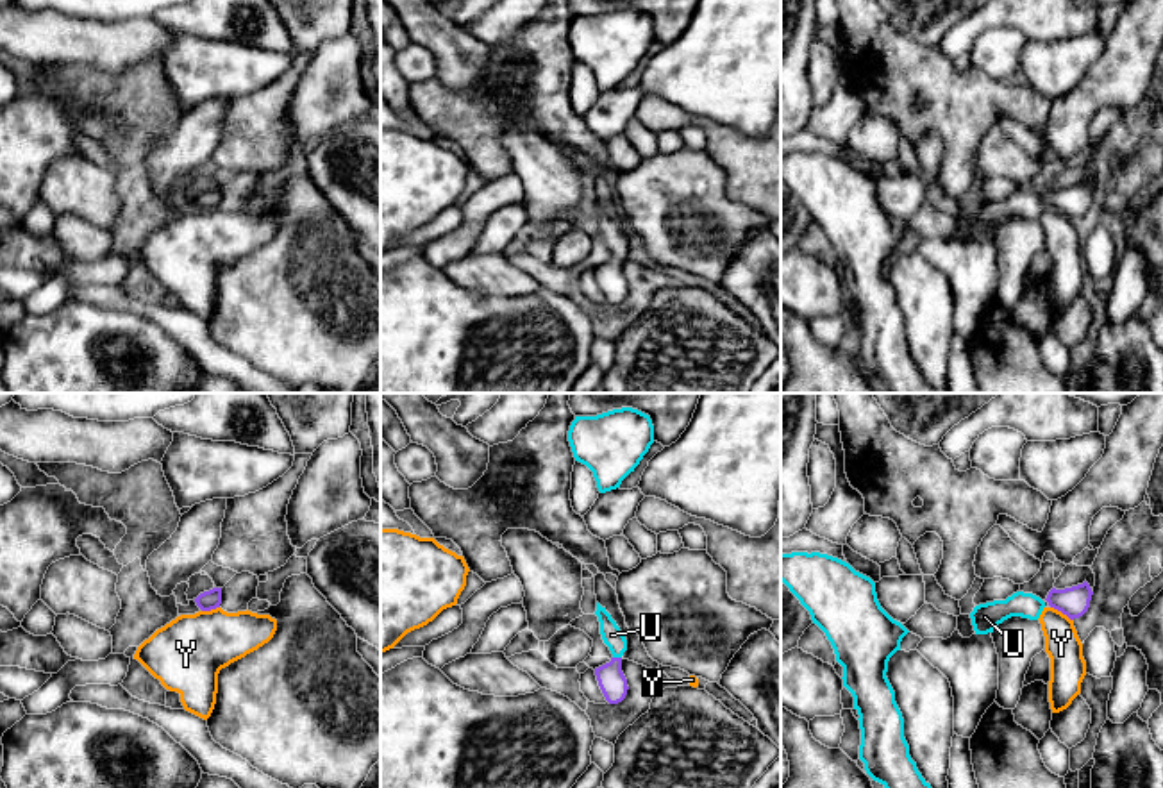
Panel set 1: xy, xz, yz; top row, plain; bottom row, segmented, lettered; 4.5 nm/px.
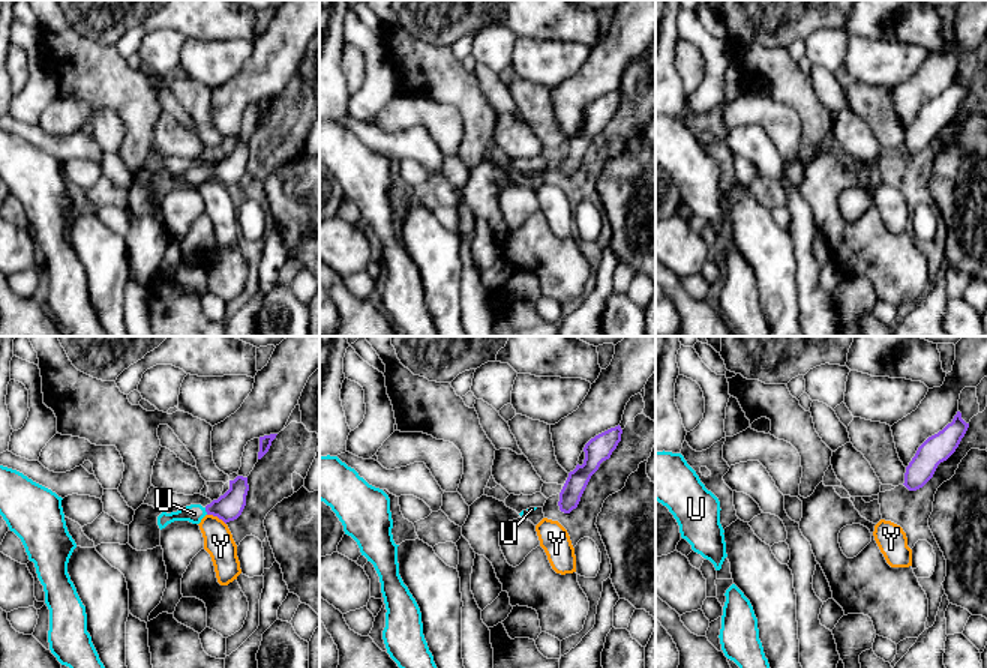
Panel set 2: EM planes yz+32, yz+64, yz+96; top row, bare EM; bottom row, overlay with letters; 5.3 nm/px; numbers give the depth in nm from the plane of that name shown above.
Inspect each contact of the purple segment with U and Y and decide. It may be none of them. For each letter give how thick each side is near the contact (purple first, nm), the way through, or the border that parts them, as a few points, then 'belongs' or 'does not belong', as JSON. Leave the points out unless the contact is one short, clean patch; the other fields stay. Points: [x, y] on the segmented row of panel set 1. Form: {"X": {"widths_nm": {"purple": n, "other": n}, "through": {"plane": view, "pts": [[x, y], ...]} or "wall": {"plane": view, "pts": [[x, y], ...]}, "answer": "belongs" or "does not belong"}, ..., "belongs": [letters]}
{"U": {"widths_nm": {"purple": 120, "other": 90}, "through": {"plane": "xz", "pts": [[610, 676], [617, 658], [617, 642], [611, 635]]}, "answer": "belongs"}, "Y": {"widths_nm": {"purple": 140, "other": 160}, "answer": "does not belong"}, "belongs": ["U"]}

